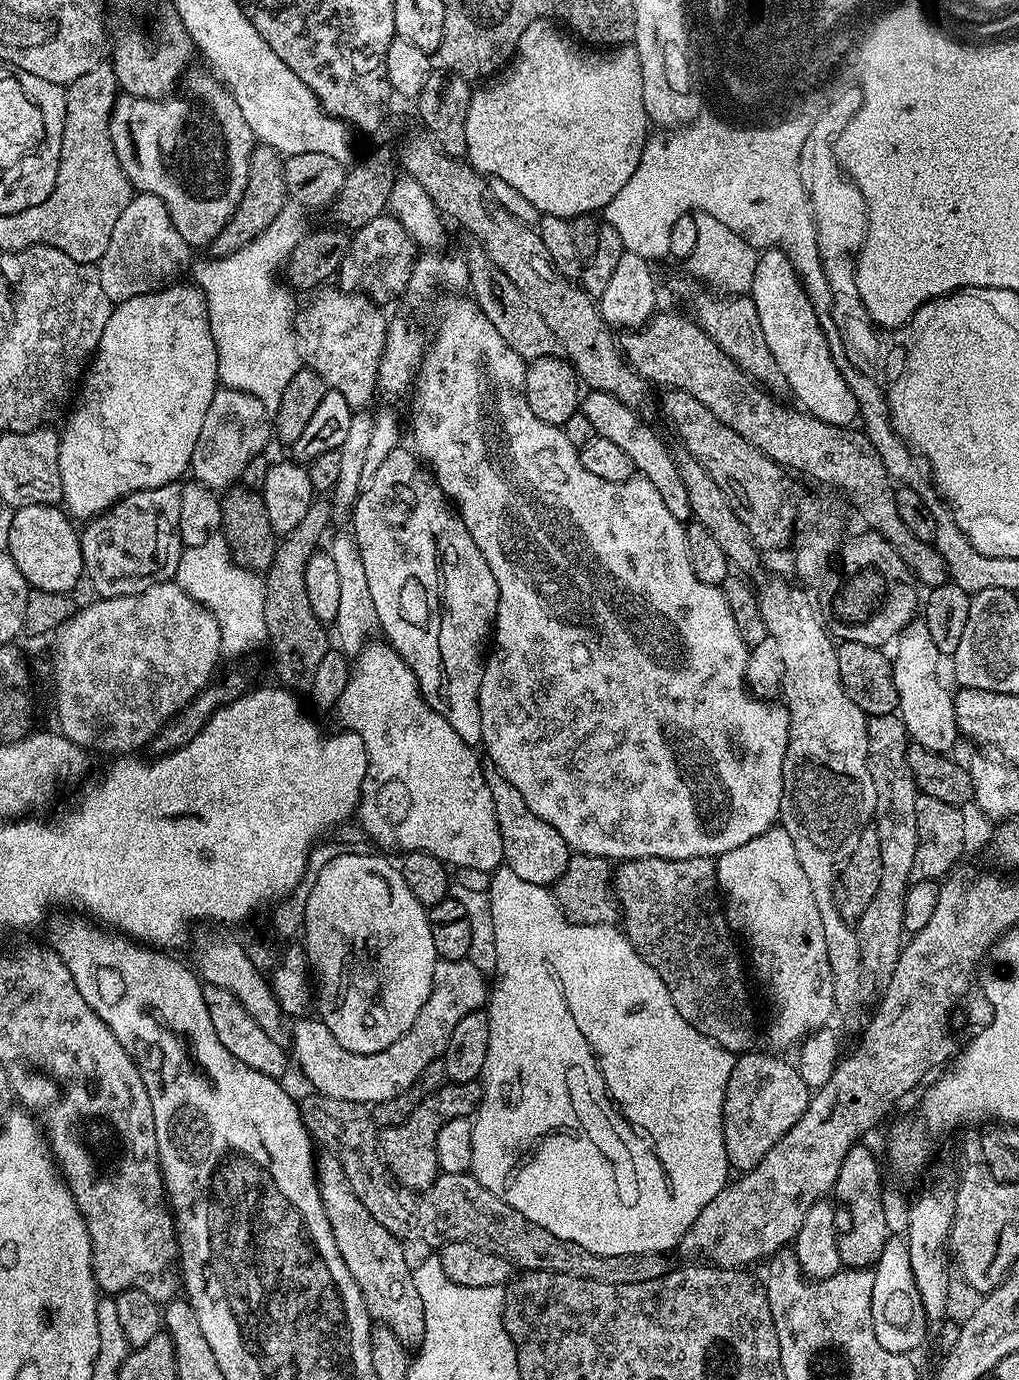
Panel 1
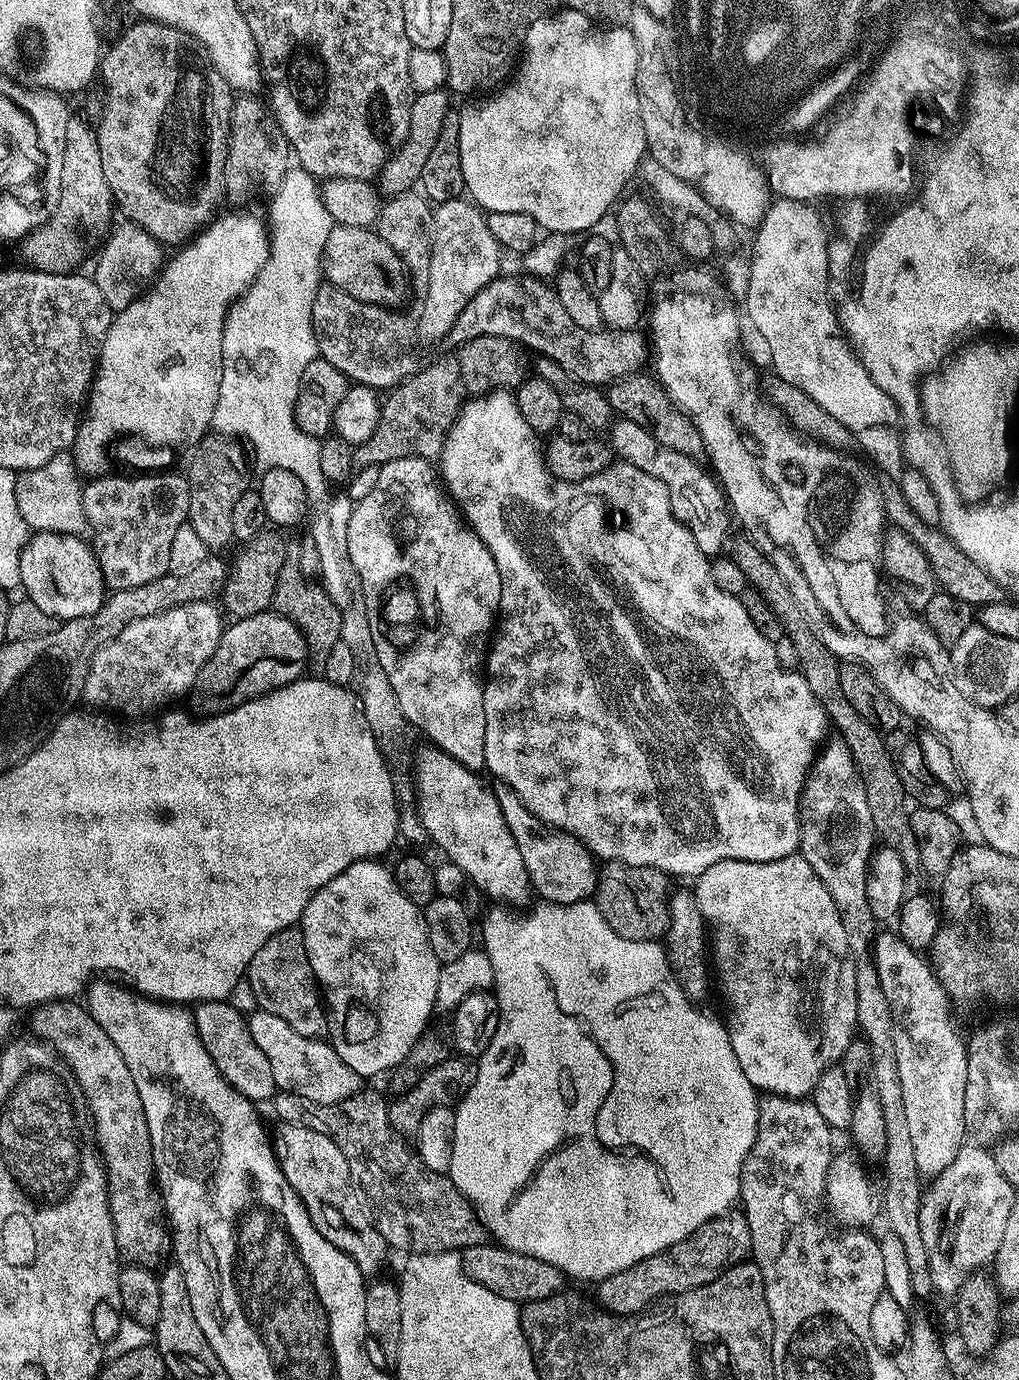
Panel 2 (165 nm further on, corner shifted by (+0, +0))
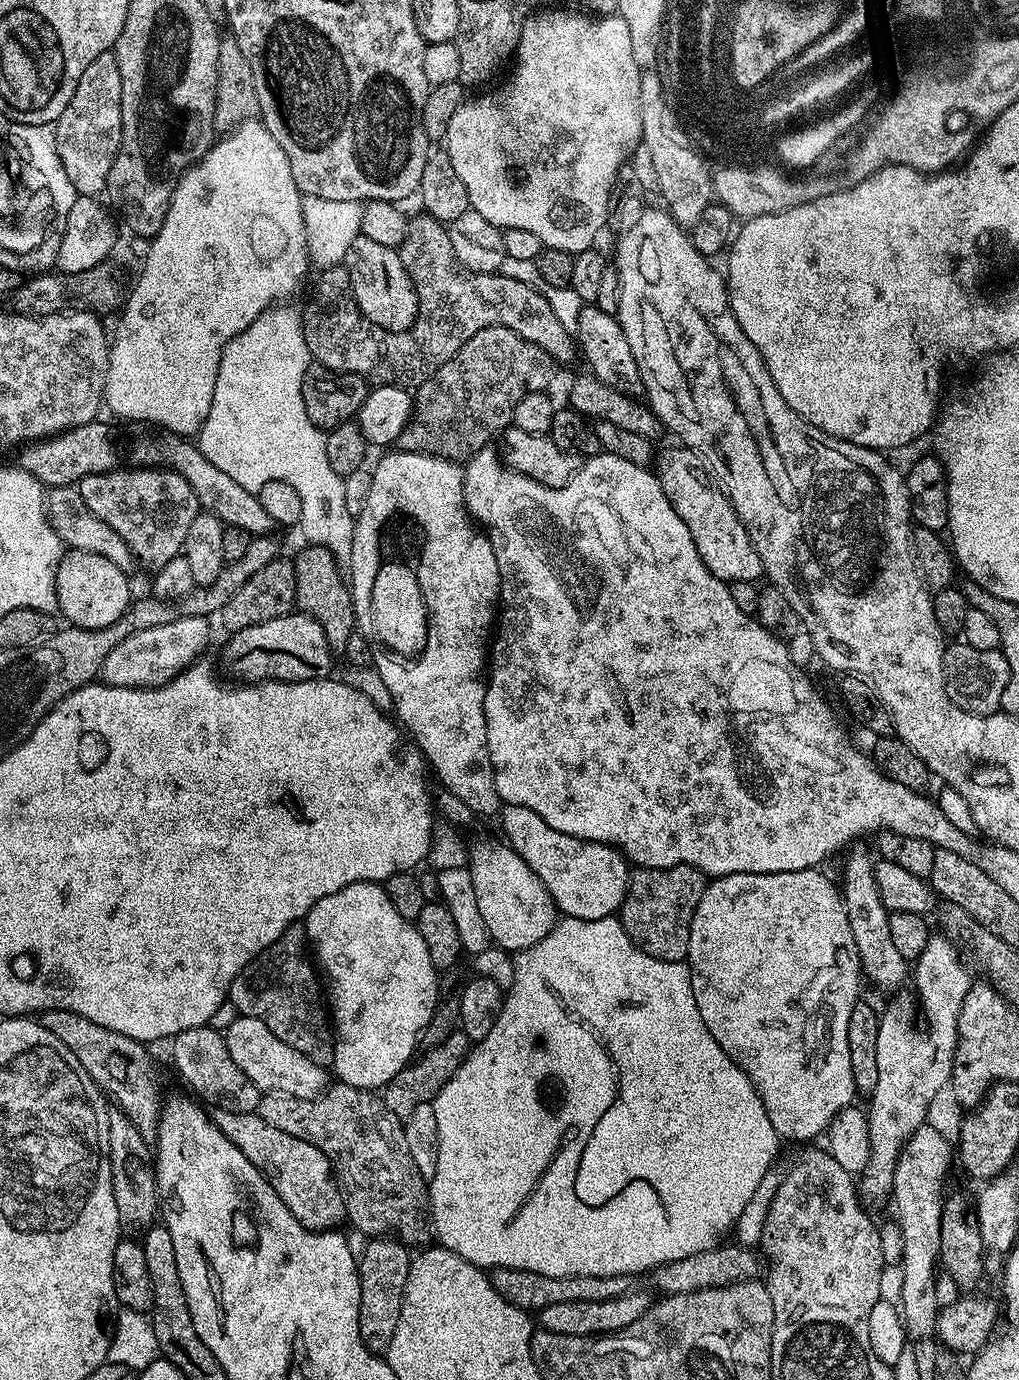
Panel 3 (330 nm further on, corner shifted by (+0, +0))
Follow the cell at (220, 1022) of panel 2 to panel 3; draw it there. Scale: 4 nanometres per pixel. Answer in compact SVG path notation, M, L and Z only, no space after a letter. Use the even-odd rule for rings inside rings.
M205 1026L182 1030L182 1034L171 1037L171 1044L172 1062L177 1072L197 1092L195 1095L205 1105L213 1104L220 1112L256 1112L259 1109L261 1089L254 1087L246 1078L246 1074L242 1074L242 1070L234 1066L226 1050L223 1035L215 1028Z

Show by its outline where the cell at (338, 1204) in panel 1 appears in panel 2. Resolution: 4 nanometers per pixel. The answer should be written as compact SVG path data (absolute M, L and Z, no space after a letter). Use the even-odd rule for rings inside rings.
M283 1122L275 1126L274 1147L278 1153L280 1169L282 1174L286 1174L286 1182L290 1182L306 1206L306 1214L310 1214L310 1222L318 1234L345 1252L366 1278L379 1277L383 1273L380 1271L388 1260L390 1249L376 1229L370 1205L352 1176L346 1154L338 1150L338 1142L326 1134L318 1134L318 1130L310 1130L310 1126Z

